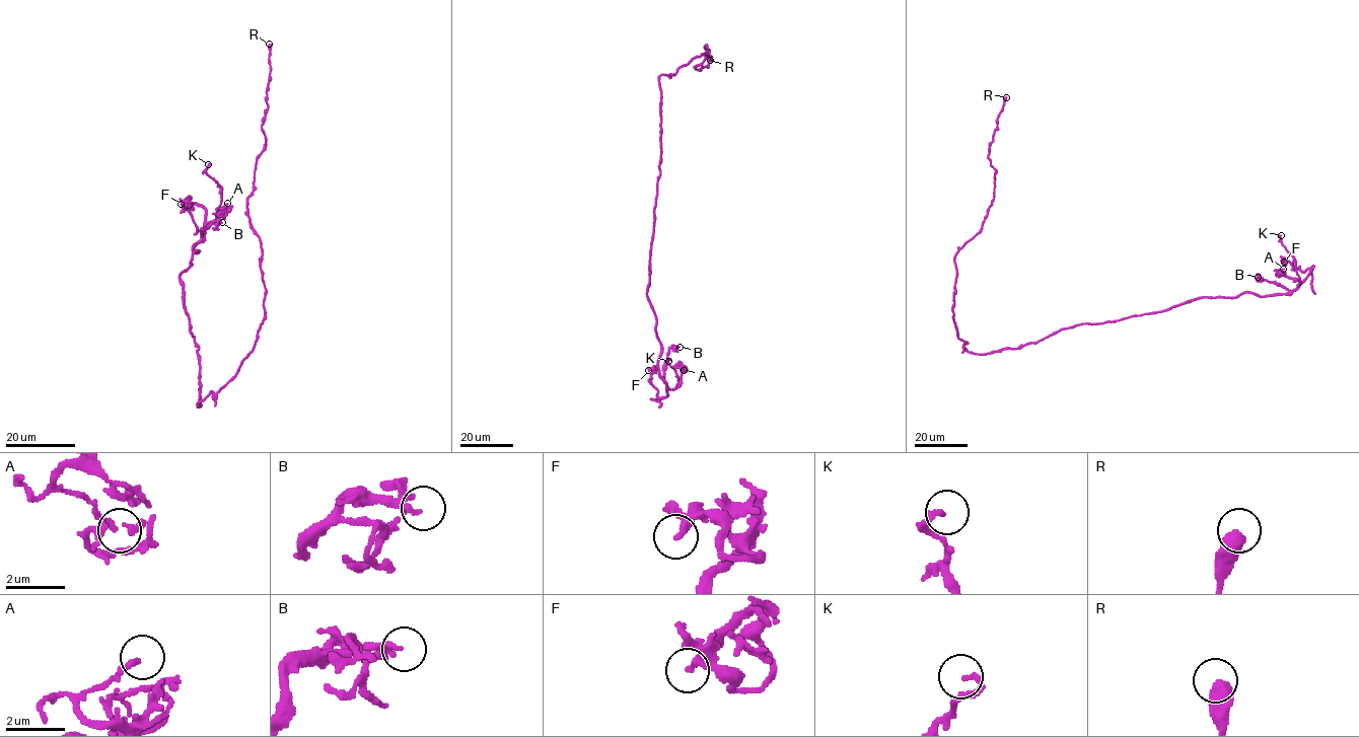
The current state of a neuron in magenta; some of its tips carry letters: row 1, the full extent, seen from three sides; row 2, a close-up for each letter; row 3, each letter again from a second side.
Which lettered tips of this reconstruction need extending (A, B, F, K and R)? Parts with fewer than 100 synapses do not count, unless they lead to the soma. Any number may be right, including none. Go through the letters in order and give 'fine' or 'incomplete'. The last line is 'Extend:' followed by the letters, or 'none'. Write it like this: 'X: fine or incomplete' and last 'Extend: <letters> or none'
A: fine
B: fine
F: fine
K: fine
R: fine
Extend: none

